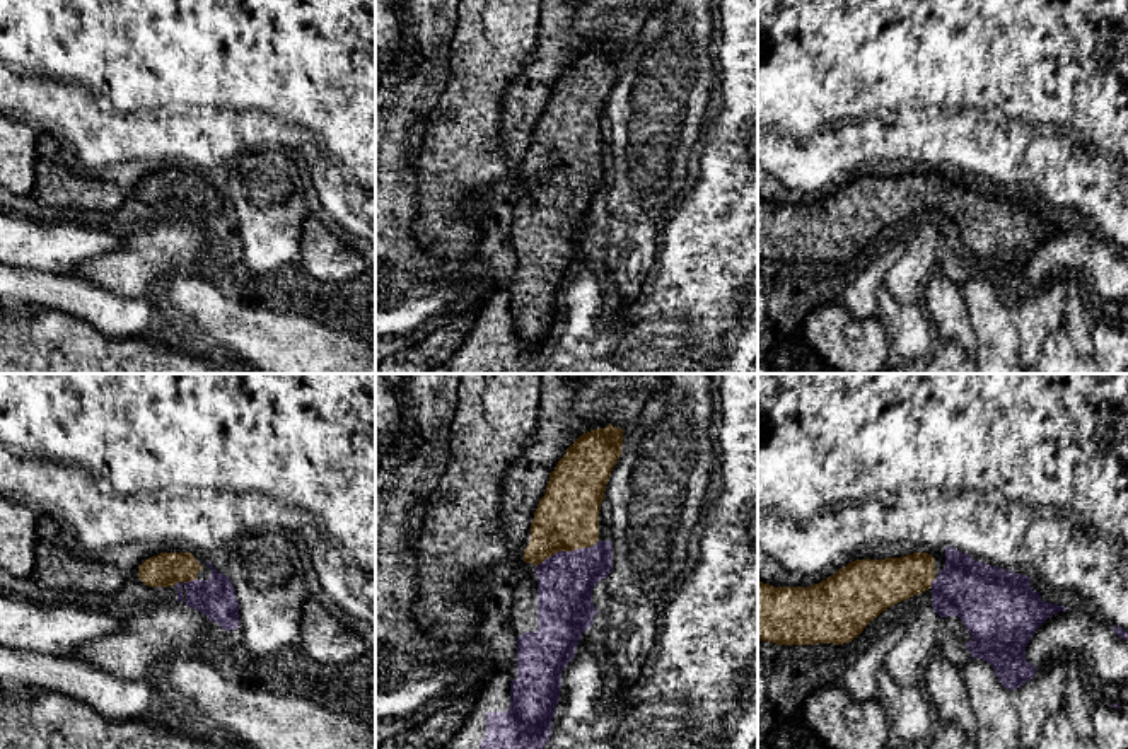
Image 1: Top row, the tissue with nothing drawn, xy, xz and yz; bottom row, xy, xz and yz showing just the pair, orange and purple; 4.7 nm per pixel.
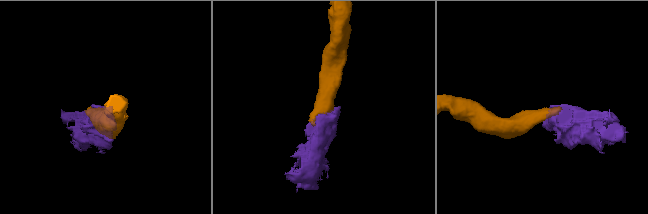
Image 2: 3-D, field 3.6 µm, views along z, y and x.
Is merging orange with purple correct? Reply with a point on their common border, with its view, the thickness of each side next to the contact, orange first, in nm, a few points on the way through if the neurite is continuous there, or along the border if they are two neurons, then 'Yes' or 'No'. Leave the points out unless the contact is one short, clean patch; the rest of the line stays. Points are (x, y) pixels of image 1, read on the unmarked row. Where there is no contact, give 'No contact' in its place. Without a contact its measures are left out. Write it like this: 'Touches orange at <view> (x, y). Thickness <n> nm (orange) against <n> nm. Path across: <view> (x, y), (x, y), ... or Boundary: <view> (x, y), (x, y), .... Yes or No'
Touches orange at xz (565, 168). Thickness 300 nm (orange) against 260 nm. Path across: xz (567, 135), (565, 168), (565, 198). Yes

